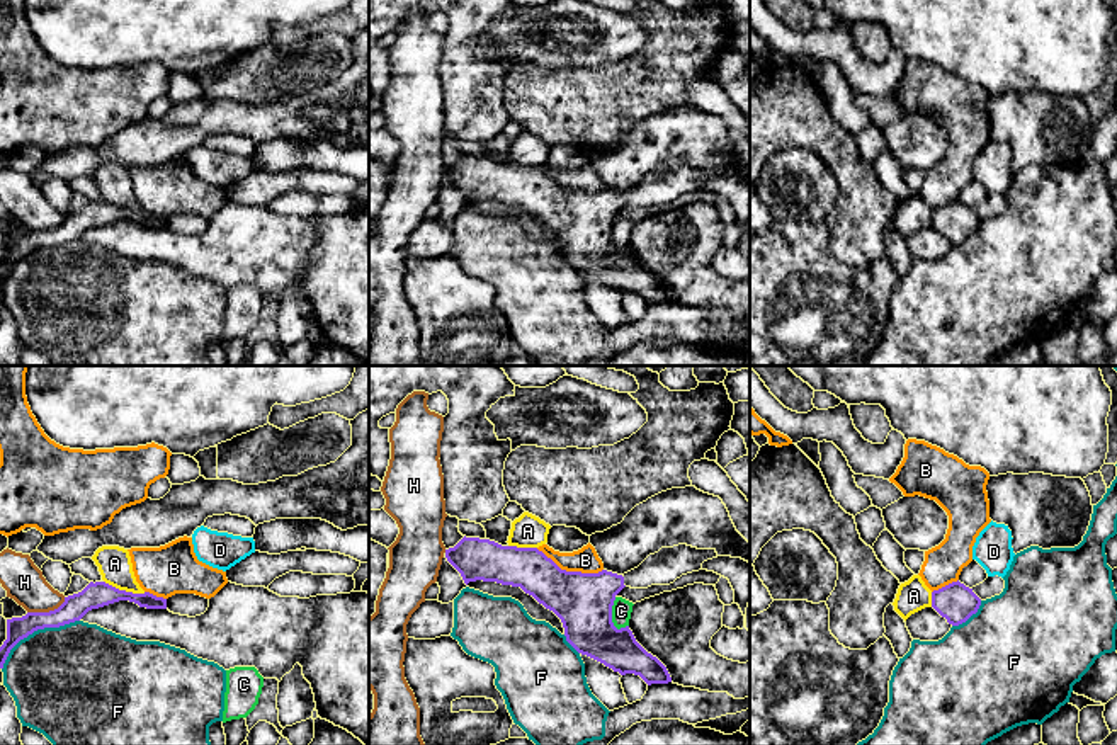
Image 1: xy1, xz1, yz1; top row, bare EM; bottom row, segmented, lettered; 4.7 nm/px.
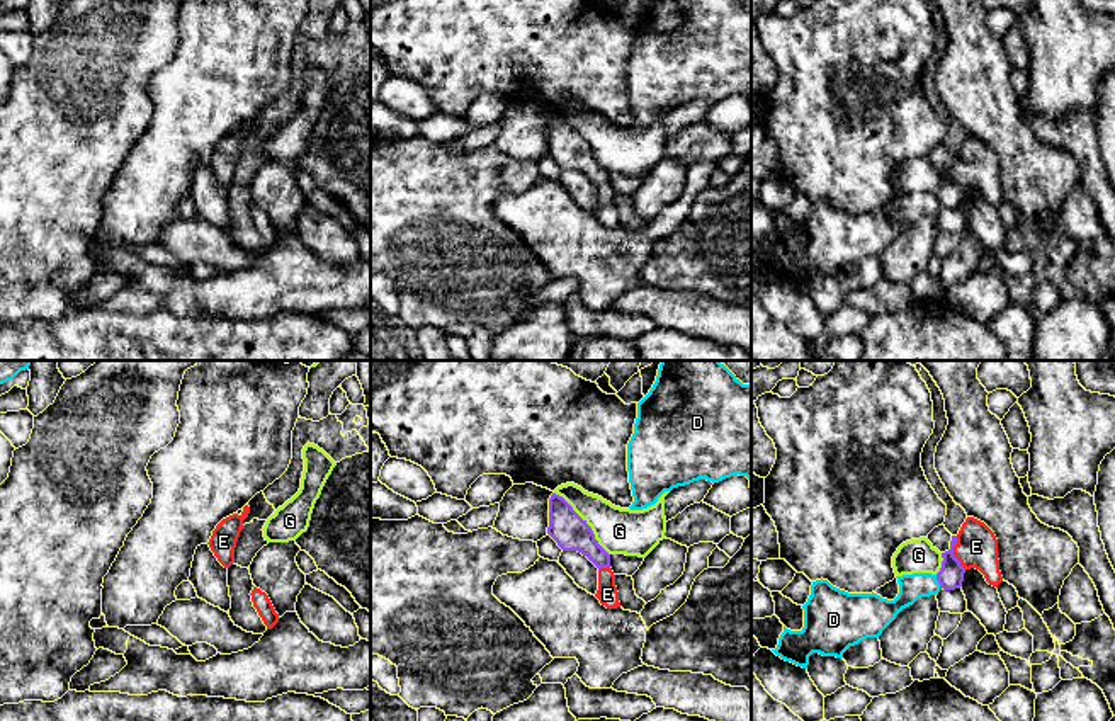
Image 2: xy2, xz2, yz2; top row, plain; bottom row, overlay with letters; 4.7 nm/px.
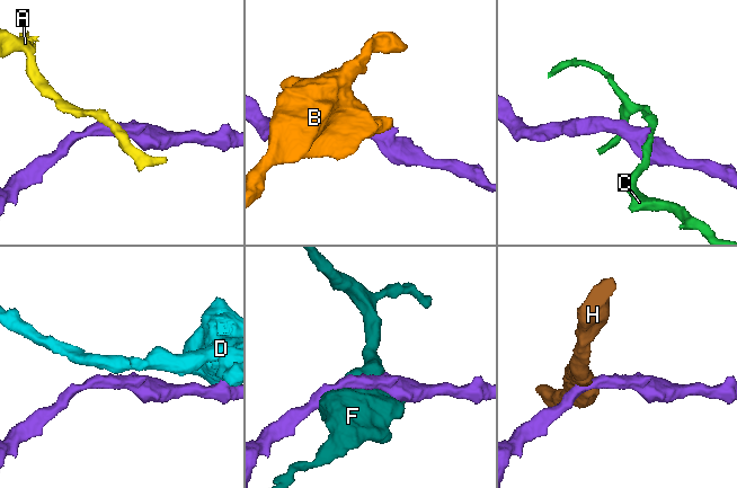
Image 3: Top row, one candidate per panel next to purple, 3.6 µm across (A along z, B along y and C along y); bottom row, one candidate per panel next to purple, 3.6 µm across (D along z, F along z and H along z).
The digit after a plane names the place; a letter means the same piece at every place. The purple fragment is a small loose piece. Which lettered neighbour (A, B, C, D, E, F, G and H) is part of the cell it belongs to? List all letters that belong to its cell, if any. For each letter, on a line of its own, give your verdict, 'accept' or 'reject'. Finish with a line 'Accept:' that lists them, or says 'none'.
A: reject
B: reject
C: reject
D: reject
E: accept
F: reject
G: reject
H: reject
Accept: E

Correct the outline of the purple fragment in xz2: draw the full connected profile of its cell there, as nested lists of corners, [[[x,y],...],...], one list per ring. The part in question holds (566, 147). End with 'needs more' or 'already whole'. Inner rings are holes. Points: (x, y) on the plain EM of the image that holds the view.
[[[559,114],[549,117],[547,153],[563,170],[578,170],[598,187],[598,209],[595,216],[607,228],[620,226],[610,173],[598,163],[591,146]]] | needs more

